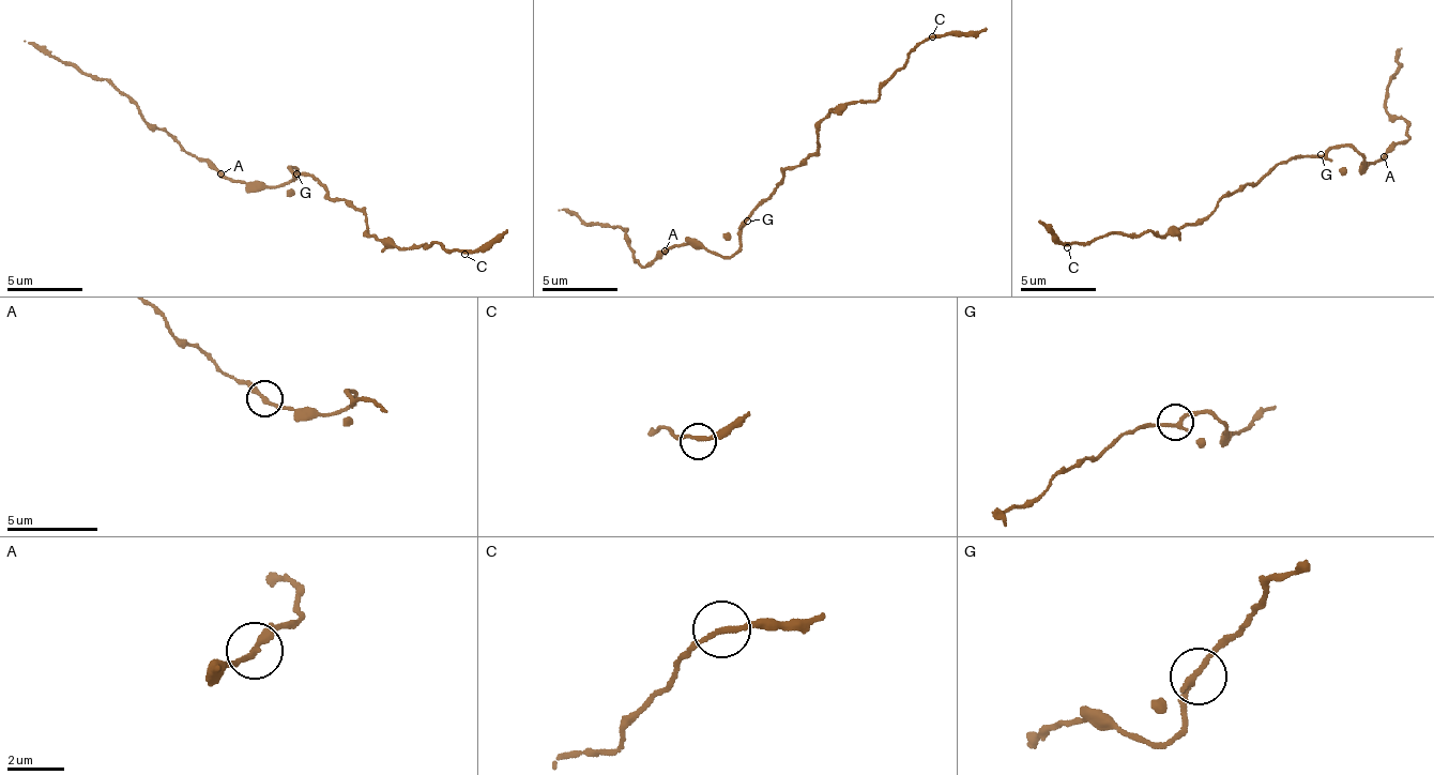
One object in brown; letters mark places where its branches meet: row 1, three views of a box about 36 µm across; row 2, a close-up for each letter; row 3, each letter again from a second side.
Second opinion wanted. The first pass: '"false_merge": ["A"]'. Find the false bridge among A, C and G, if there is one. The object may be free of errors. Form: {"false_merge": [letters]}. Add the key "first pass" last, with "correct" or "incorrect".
{"false_merge": [], "first pass": "incorrect"}

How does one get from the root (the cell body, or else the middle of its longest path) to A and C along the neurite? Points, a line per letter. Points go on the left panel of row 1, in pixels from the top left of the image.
A: (294, 177), (289, 167), (298, 170), (294, 179), (274, 186), (257, 187), (229, 181), (220, 175)
C: (294, 177), (316, 177), (331, 198), (352, 200), (378, 240), (392, 239), (400, 248), (439, 241), (464, 254)

